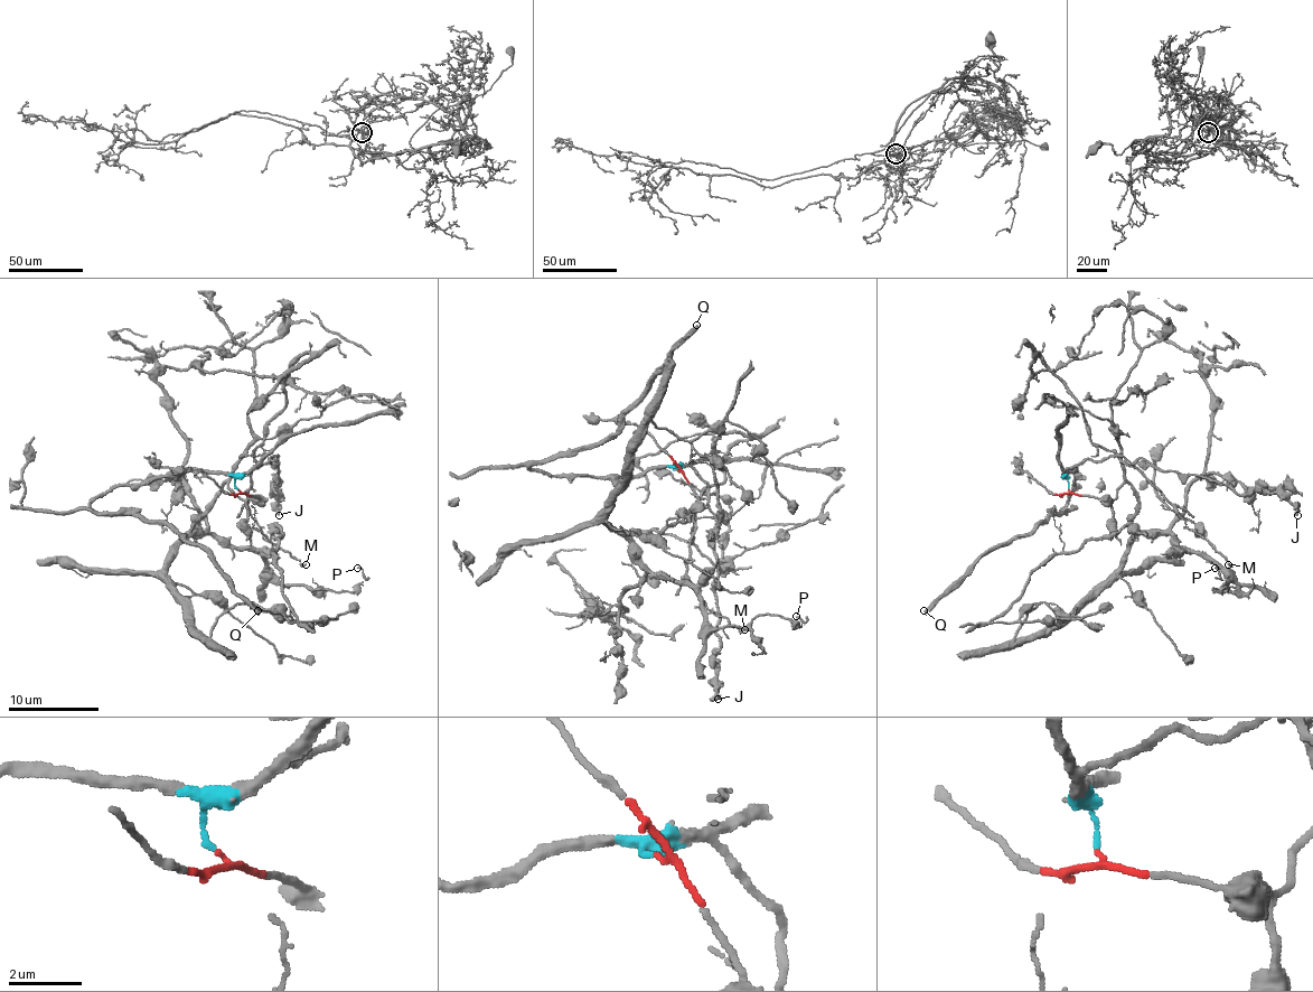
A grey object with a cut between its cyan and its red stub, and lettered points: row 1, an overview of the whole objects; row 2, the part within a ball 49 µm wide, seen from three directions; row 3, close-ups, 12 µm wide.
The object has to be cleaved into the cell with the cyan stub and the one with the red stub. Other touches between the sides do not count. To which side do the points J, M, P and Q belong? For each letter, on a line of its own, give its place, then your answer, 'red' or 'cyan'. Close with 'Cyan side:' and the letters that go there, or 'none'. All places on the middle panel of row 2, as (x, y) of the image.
J: (718, 699) | cyan
M: (744, 629) | red
P: (796, 616) | red
Q: (696, 325) | cyan
Cyan side: J, Q

